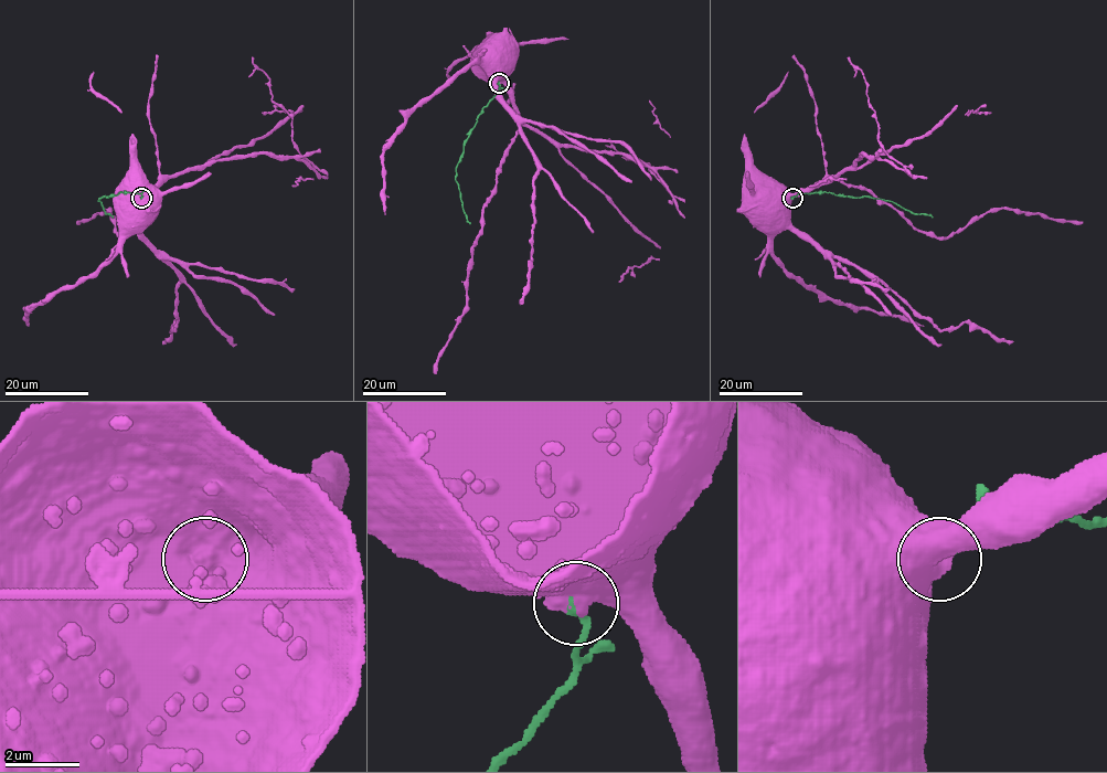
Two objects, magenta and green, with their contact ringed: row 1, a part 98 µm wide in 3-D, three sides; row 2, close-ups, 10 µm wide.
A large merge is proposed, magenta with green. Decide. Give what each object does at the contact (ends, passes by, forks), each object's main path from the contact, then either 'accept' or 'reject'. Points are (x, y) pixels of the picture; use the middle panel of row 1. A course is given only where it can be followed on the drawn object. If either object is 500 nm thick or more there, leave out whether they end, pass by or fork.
course magenta (499, 83), (499, 43), (495, 43); course green (499, 83), (499, 92), (482, 109), (456, 168), (455, 181), (469, 223); reject

